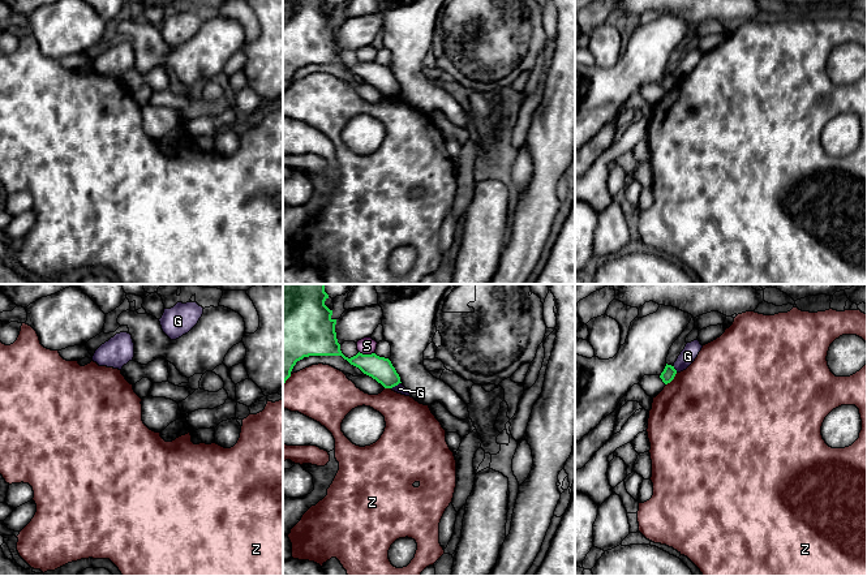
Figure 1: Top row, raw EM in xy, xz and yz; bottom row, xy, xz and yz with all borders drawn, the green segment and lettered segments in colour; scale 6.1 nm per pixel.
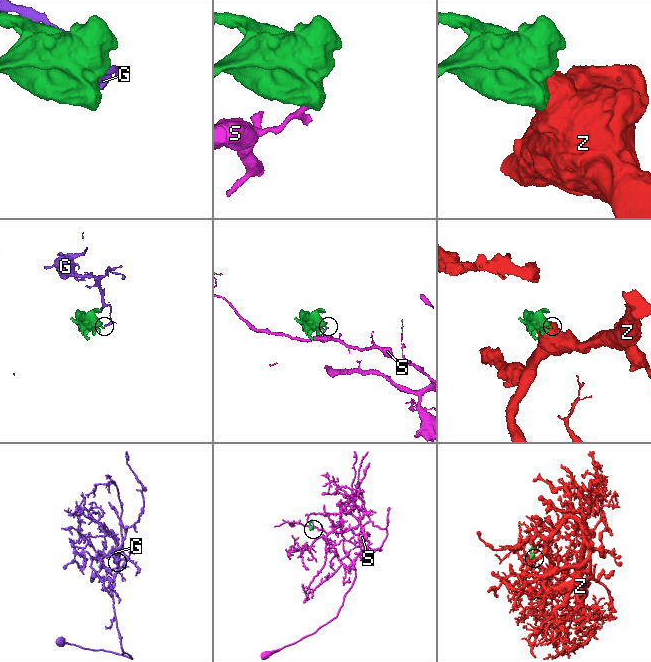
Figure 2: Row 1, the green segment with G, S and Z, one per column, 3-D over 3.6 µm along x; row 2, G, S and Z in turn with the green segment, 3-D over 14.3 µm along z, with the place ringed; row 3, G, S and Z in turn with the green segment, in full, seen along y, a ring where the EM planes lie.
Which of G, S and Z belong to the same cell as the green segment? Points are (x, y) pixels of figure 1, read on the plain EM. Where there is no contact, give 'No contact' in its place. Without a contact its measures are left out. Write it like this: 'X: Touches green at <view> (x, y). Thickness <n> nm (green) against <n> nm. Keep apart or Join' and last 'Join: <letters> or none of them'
G: Touches green at xz (395, 93). Thickness 150 nm (green) against 60 nm. Keep apart
S: Touches green at xz (367, 63). Thickness 150 nm (green) against 110 nm. Keep apart
Z: Touches green at yz (672, 87). Thickness 80 nm (green) against 500 nm. Keep apart
Join: none of them

